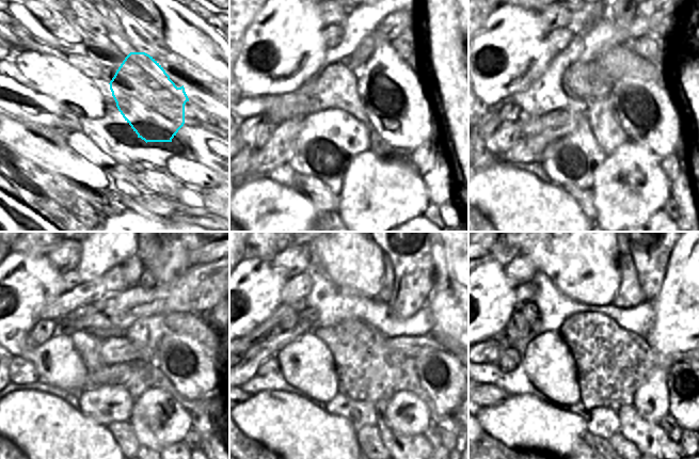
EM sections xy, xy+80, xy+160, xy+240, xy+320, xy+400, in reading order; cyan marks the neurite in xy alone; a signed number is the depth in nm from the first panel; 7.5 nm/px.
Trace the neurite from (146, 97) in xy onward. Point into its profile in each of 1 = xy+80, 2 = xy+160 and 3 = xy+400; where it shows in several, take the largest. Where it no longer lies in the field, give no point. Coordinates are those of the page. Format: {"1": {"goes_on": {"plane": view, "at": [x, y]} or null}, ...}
{"1": {"goes_on": {"plane": "xy+80", "at": [394, 96]}}, "2": {"goes_on": {"plane": "xy+160", "at": [651, 113]}}, "3": {"goes_on": {"plane": "xy+400", "at": [685, 378]}}}

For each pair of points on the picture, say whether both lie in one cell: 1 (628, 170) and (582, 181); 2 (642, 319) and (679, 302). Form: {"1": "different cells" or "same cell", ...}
{"1": "different cells", "2": "different cells"}

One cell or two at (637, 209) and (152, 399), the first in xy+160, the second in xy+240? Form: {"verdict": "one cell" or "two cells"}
{"verdict": "one cell"}

